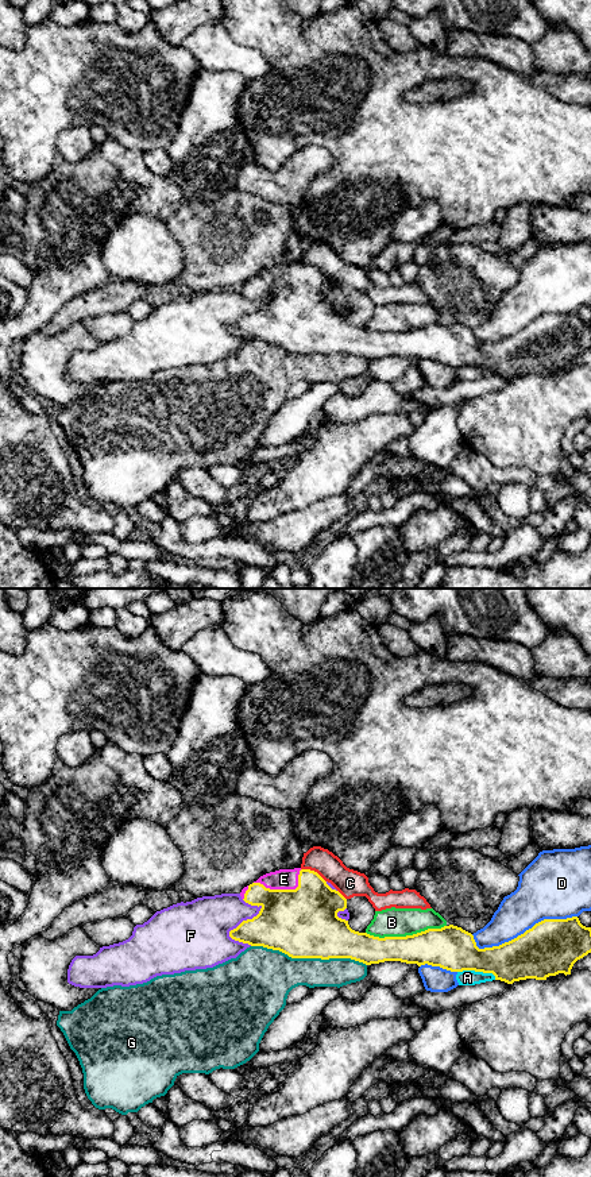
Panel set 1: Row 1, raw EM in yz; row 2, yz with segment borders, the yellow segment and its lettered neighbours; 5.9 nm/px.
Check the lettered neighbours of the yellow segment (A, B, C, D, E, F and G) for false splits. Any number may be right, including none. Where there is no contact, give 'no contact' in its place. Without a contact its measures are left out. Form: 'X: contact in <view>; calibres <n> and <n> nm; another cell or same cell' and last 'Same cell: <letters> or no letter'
A: contact in yz; calibres 260 and 100 nm; another cell
B: contact in yz; calibres 240 and 180 nm; another cell
C: contact in yz; calibres 340 and 170 nm; another cell
D: contact in yz; calibres 320 and 280 nm; another cell
E: contact in yz; calibres 420 and 130 nm; same cell
F: contact in yz; calibres 340 and 320 nm; another cell
G: contact in yz; calibres 420 and 300 nm; another cell
Same cell: E

